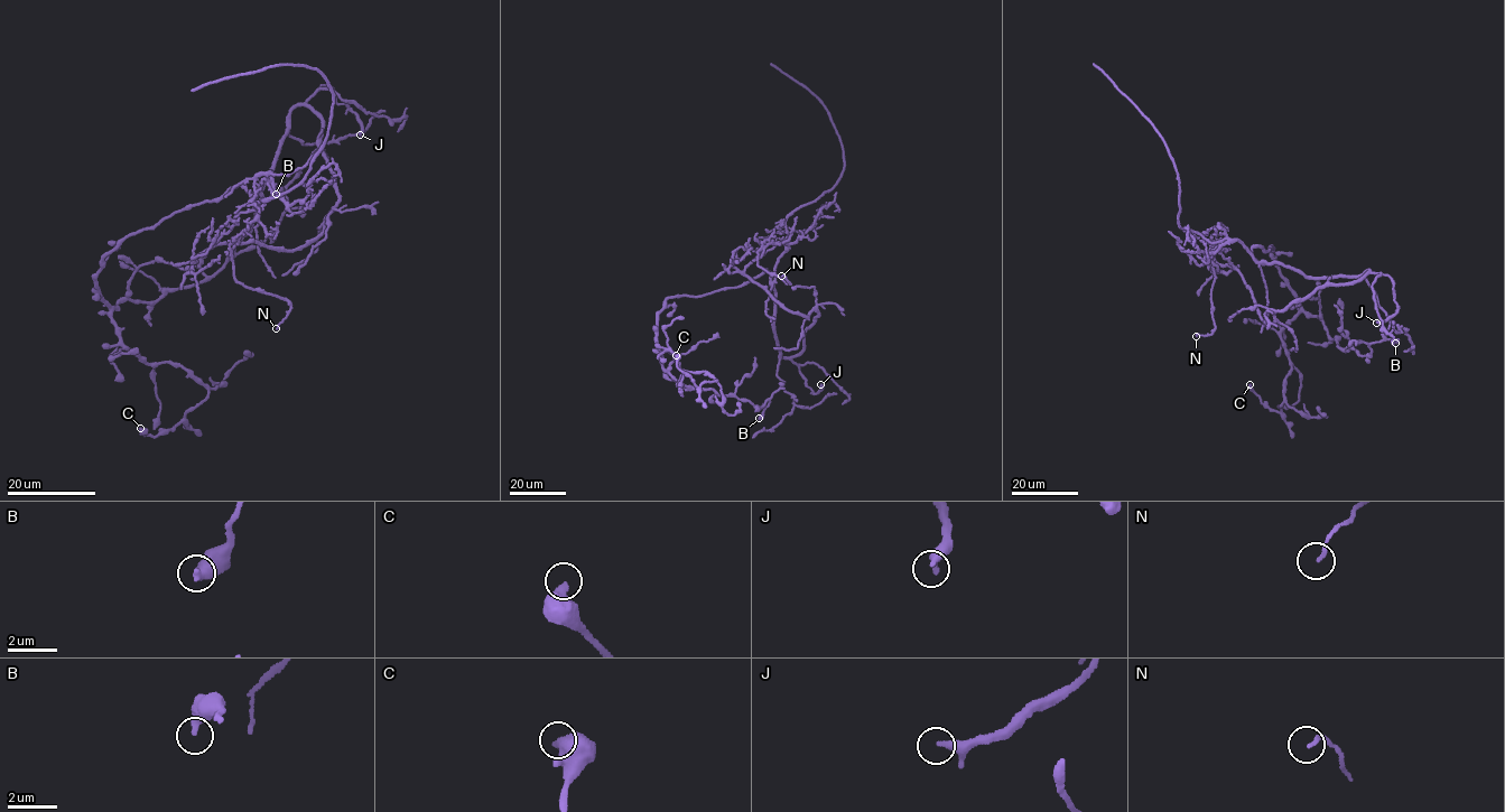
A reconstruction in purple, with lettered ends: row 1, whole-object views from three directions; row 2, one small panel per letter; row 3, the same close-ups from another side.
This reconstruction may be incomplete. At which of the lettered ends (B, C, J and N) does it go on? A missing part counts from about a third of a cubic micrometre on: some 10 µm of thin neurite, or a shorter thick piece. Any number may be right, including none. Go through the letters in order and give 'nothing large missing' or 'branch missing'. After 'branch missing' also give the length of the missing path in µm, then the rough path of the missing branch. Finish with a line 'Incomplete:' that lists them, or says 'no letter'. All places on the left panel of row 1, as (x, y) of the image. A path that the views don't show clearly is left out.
B: nothing large missing
C: nothing large missing
J: nothing large missing
N: nothing large missing
Incomplete: no letter

